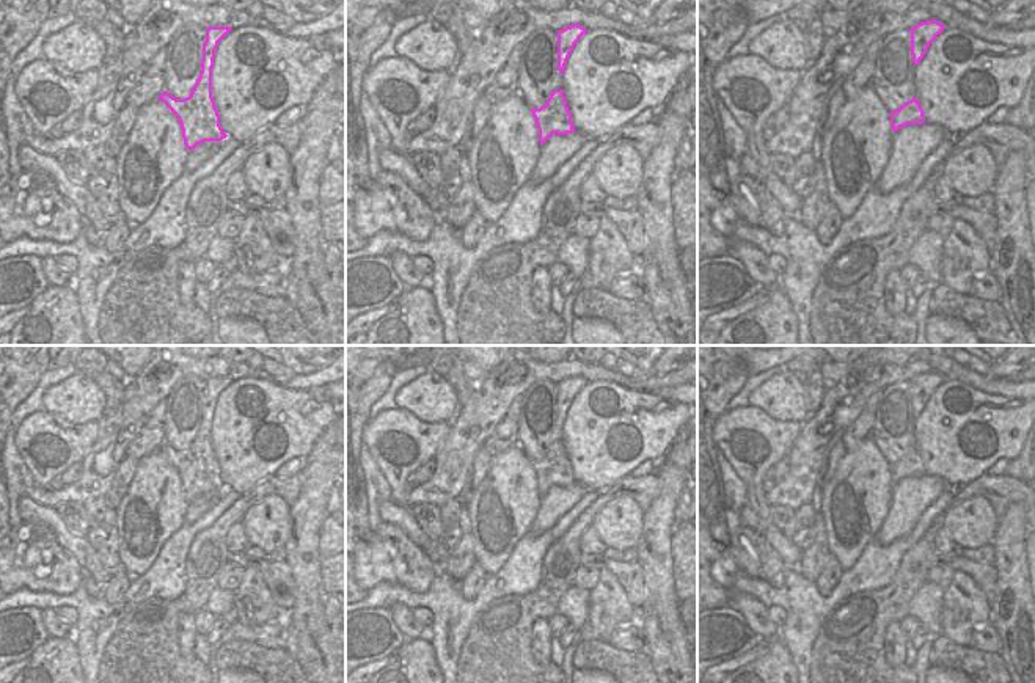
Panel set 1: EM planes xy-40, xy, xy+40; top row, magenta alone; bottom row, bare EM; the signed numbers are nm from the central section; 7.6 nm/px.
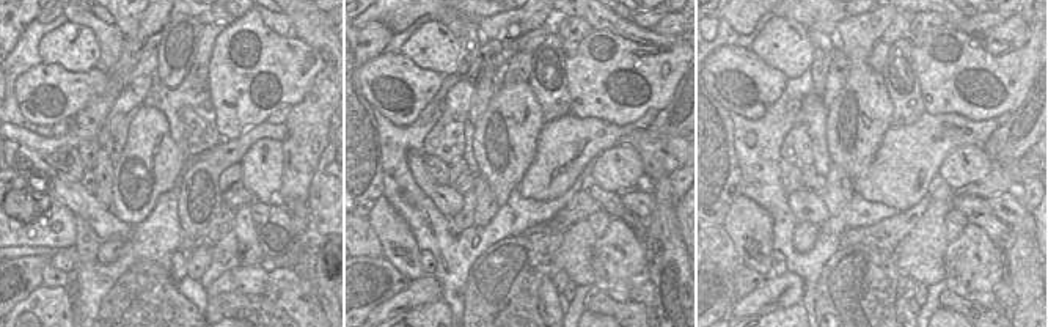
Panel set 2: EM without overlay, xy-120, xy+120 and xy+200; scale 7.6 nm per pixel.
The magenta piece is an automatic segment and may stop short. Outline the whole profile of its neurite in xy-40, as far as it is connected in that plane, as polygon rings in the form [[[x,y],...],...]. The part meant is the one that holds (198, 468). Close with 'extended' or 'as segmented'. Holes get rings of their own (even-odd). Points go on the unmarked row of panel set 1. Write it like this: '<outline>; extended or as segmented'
[[[209,378],[206,382],[201,424],[188,449],[176,451],[166,443],[159,447],[177,469],[188,502],[204,493],[221,493],[228,488],[220,477],[220,466],[212,449],[212,419],[218,394],[231,382],[231,378]]]; as segmented

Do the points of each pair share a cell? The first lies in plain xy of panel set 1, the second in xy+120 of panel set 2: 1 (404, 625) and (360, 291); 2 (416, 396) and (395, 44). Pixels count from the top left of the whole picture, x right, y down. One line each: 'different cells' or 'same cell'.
1: different cells
2: different cells

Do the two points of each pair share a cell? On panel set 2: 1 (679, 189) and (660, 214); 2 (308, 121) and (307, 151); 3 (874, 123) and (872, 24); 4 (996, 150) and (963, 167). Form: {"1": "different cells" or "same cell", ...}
{"1": "different cells", "2": "same cell", "3": "same cell", "4": "different cells"}

